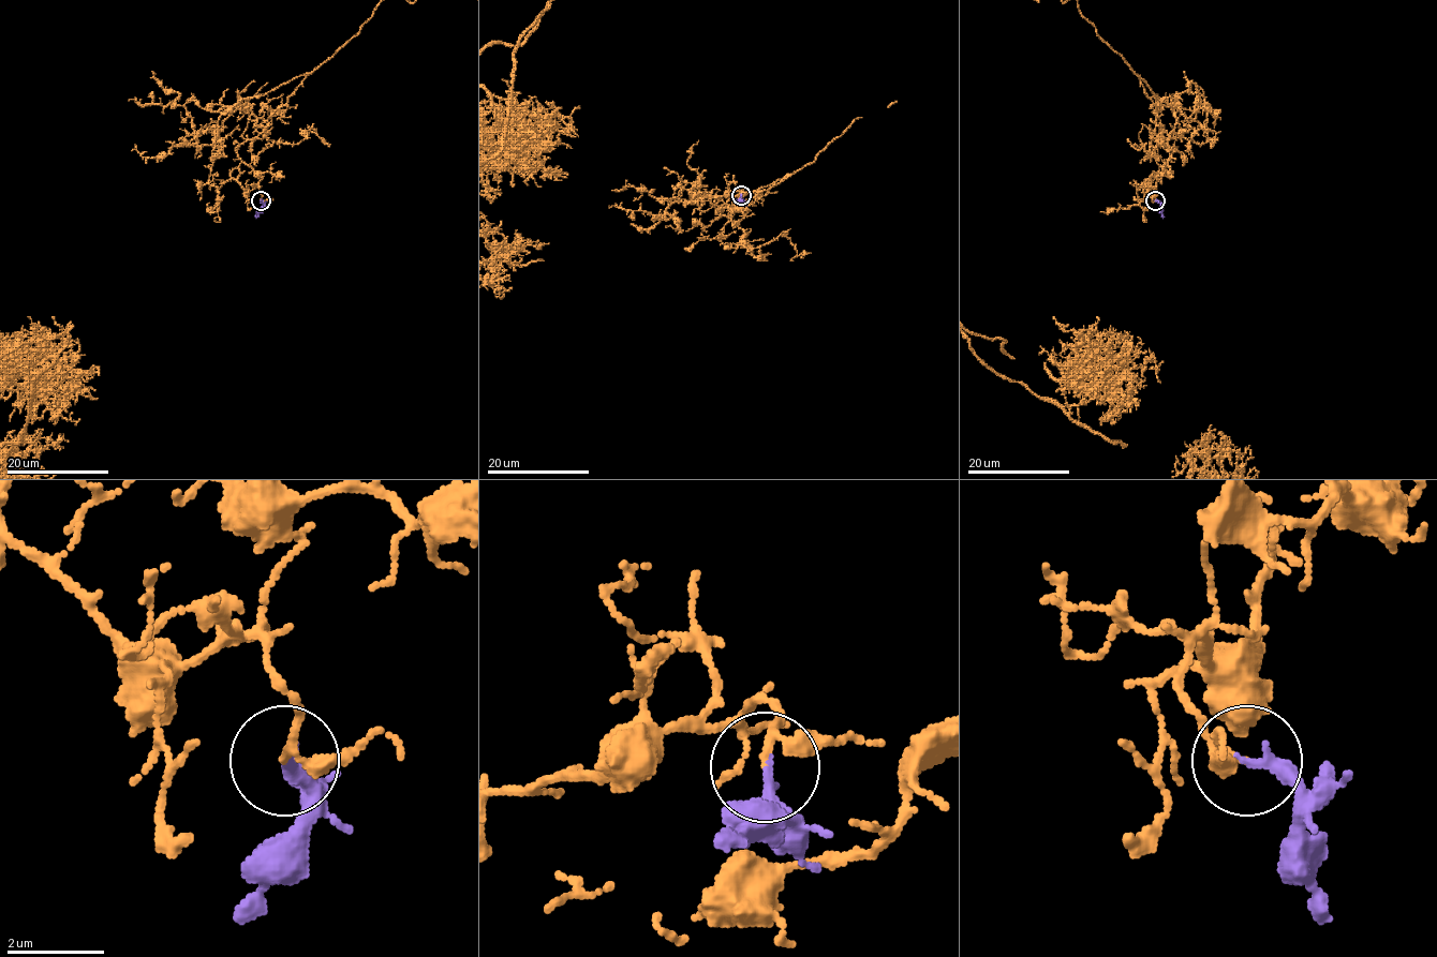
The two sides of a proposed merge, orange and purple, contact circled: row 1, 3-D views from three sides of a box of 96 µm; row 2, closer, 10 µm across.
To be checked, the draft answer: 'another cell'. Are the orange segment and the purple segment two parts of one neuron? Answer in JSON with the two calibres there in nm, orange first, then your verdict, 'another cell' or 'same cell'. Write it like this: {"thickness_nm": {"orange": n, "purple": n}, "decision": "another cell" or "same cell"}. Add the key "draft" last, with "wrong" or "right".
{"thickness_nm": {"orange": 110, "purple": 280}, "decision": "same cell", "draft": "wrong"}

